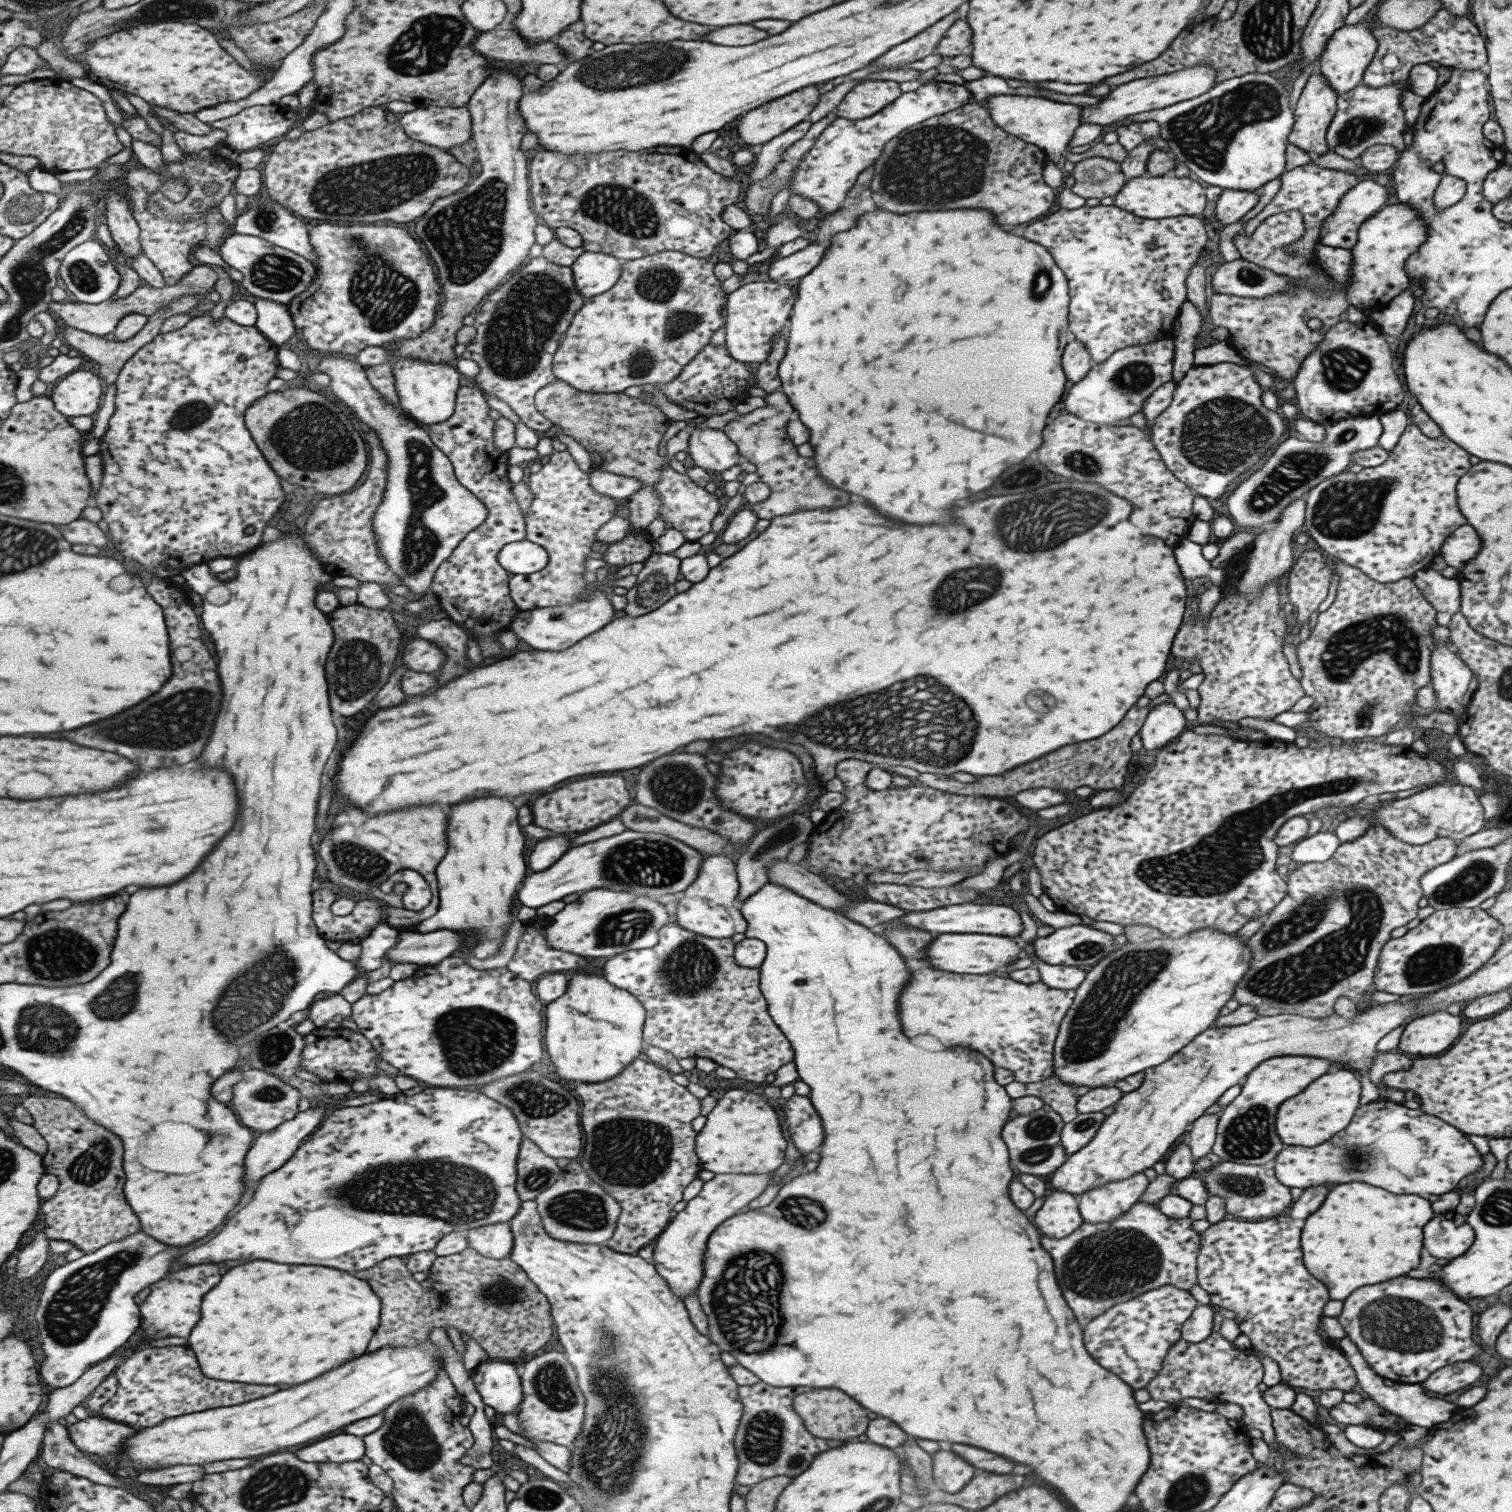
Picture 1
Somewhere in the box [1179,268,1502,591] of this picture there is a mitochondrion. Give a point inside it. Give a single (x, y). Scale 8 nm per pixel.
(1345, 510)

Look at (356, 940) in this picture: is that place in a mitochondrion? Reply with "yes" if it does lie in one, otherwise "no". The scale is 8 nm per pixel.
no

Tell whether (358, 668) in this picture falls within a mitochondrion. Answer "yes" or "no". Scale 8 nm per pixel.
yes

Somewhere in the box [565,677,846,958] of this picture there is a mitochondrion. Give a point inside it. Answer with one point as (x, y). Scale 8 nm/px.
(638, 864)

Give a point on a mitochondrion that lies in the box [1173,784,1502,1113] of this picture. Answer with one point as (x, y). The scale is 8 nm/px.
(1304, 963)

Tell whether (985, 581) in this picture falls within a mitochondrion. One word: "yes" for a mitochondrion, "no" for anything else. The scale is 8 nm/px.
yes

